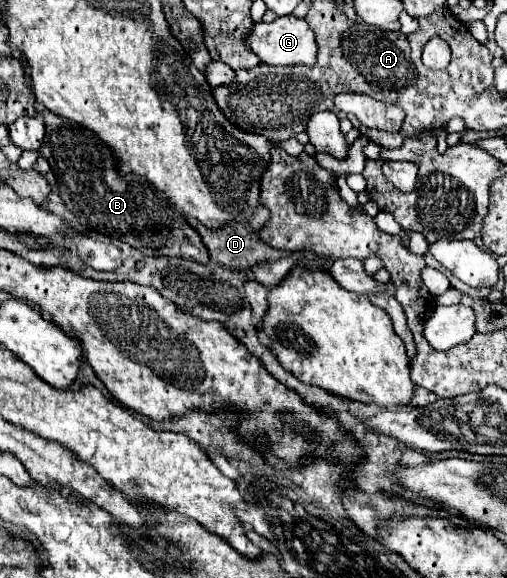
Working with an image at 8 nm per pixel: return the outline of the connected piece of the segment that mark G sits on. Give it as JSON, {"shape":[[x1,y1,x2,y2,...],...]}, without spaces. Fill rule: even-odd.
{"shape":[[282,16,274,22,254,22,252,30,244,38,244,44,264,62,274,66,288,66,288,64,314,64,316,62,316,42,314,32,310,30,306,20,300,20,296,16]]}

